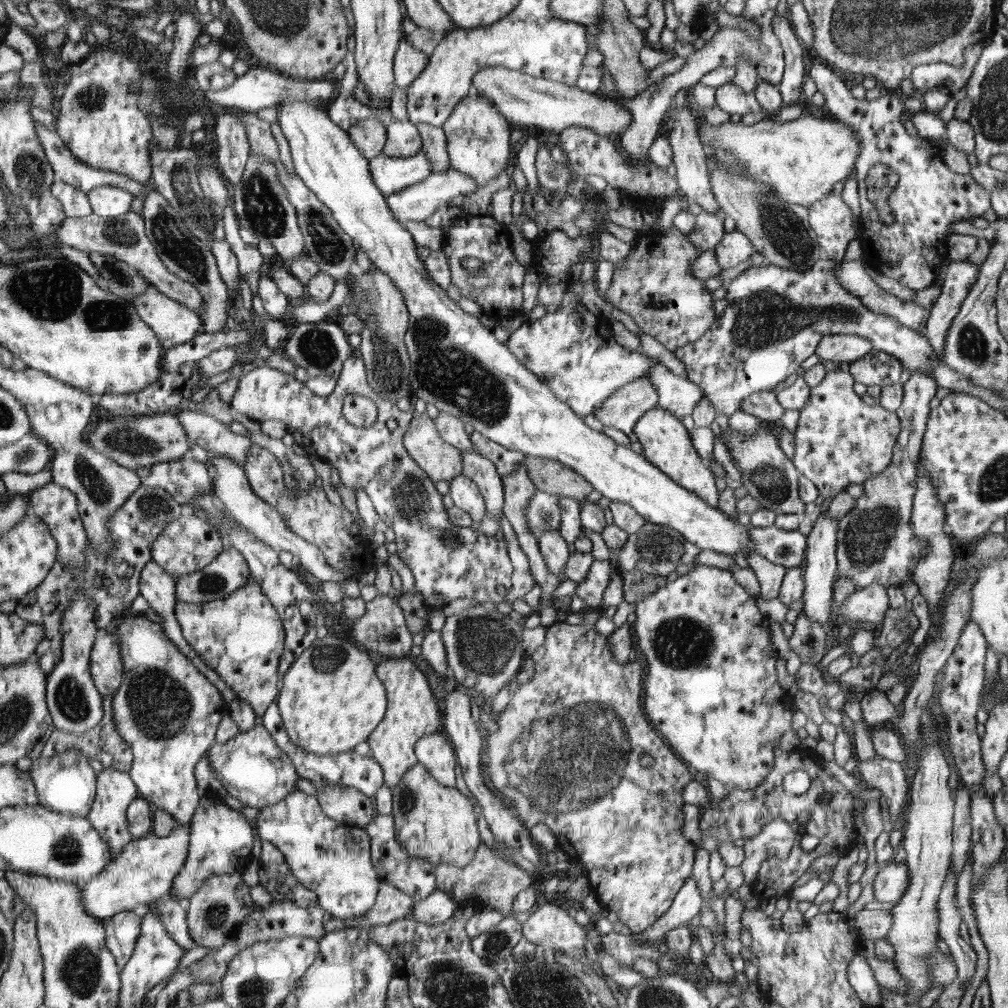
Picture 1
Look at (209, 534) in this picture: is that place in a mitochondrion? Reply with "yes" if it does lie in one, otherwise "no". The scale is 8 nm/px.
no

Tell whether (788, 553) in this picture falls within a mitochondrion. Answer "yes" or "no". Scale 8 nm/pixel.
no

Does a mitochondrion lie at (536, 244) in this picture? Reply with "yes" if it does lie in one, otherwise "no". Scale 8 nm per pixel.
no

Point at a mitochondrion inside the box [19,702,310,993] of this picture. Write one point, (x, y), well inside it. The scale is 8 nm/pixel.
(67, 850)

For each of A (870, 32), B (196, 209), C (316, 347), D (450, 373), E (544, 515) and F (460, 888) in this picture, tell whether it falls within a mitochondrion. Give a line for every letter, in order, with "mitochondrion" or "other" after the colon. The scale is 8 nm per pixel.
A: mitochondrion
B: mitochondrion
C: mitochondrion
D: mitochondrion
E: mitochondrion
F: other

